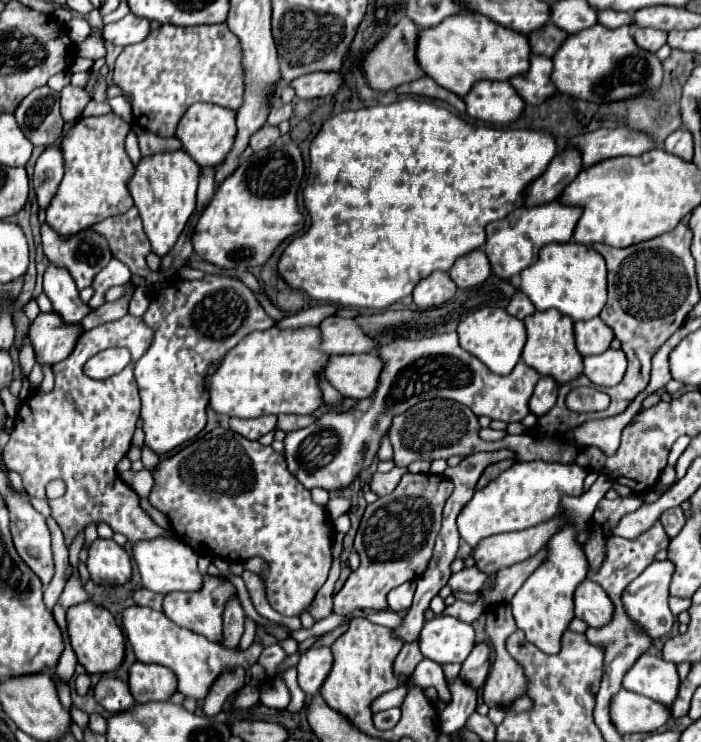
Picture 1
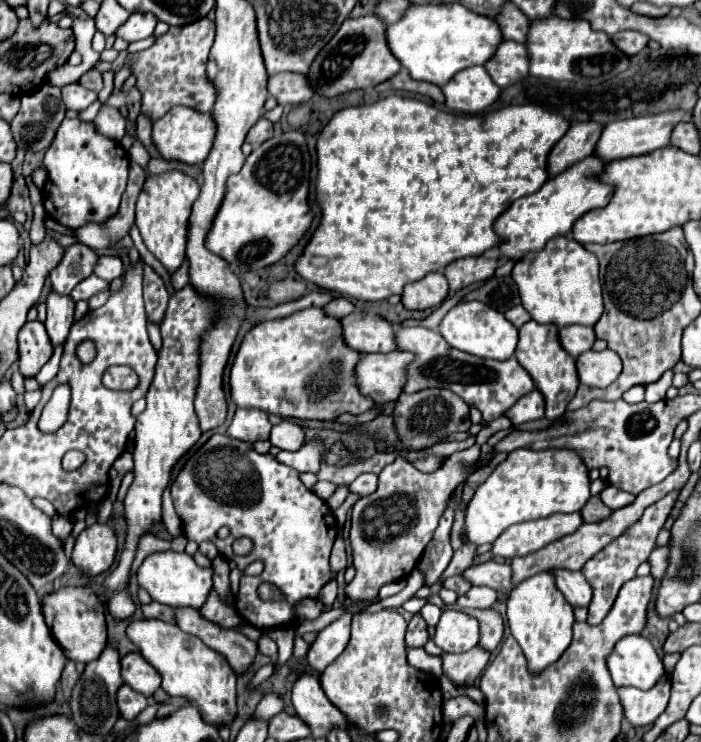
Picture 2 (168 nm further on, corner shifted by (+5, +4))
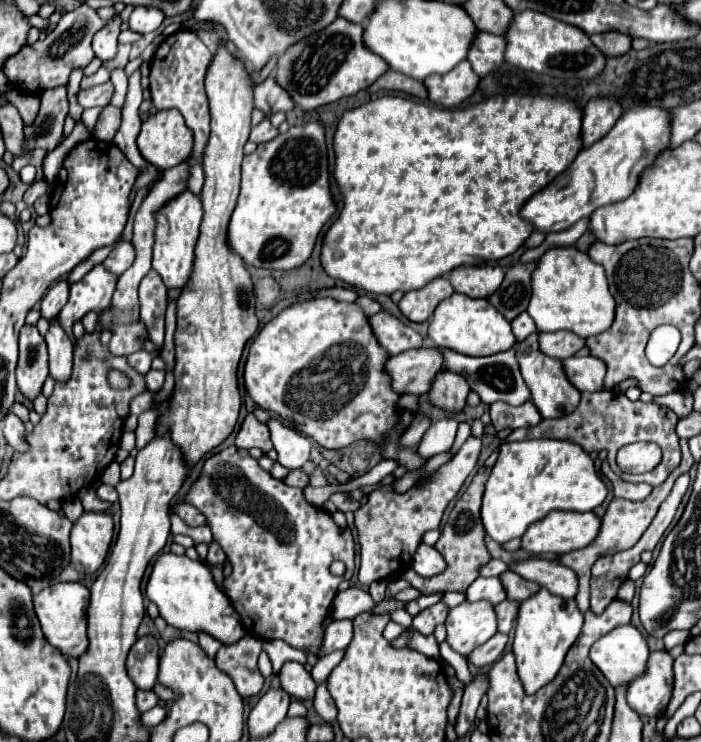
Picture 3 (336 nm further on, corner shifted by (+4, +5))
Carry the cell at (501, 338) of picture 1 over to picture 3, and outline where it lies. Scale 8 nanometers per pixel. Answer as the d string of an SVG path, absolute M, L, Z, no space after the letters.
M457 292L439 304L427 334L435 348L449 348L465 356L491 356L513 348L517 342L511 324L489 304L489 300L475 300Z

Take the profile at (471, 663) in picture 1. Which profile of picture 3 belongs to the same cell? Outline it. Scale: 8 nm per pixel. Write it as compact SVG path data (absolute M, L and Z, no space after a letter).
M503 600L495 606L497 608L497 620L499 620L499 632L509 634L509 630L513 628L513 622L517 618L519 604L521 602L515 602L515 600Z

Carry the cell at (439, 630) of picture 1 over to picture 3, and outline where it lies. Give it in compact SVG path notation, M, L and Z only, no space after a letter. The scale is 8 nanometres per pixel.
M465 600L463 604L449 610L445 628L447 644L455 652L469 656L469 652L497 634L497 614L493 604L489 604L487 600L473 604Z

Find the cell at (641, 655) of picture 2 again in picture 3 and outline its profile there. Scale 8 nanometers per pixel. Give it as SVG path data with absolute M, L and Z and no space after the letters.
M623 624L613 628L609 634L601 636L601 640L593 642L589 652L591 662L605 674L611 686L627 684L645 672L649 656L649 646L641 632Z

